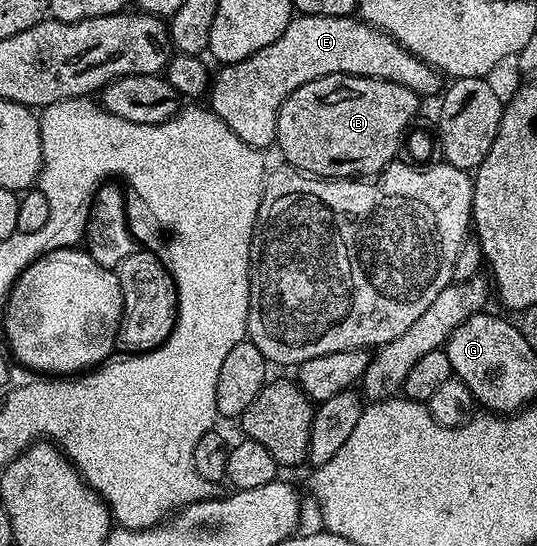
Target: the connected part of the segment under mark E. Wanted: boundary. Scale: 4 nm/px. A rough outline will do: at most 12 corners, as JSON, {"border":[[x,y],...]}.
{"border":[[293,16],[224,65],[210,108],[253,149],[298,87],[377,77],[421,99],[437,70],[355,16]]}

